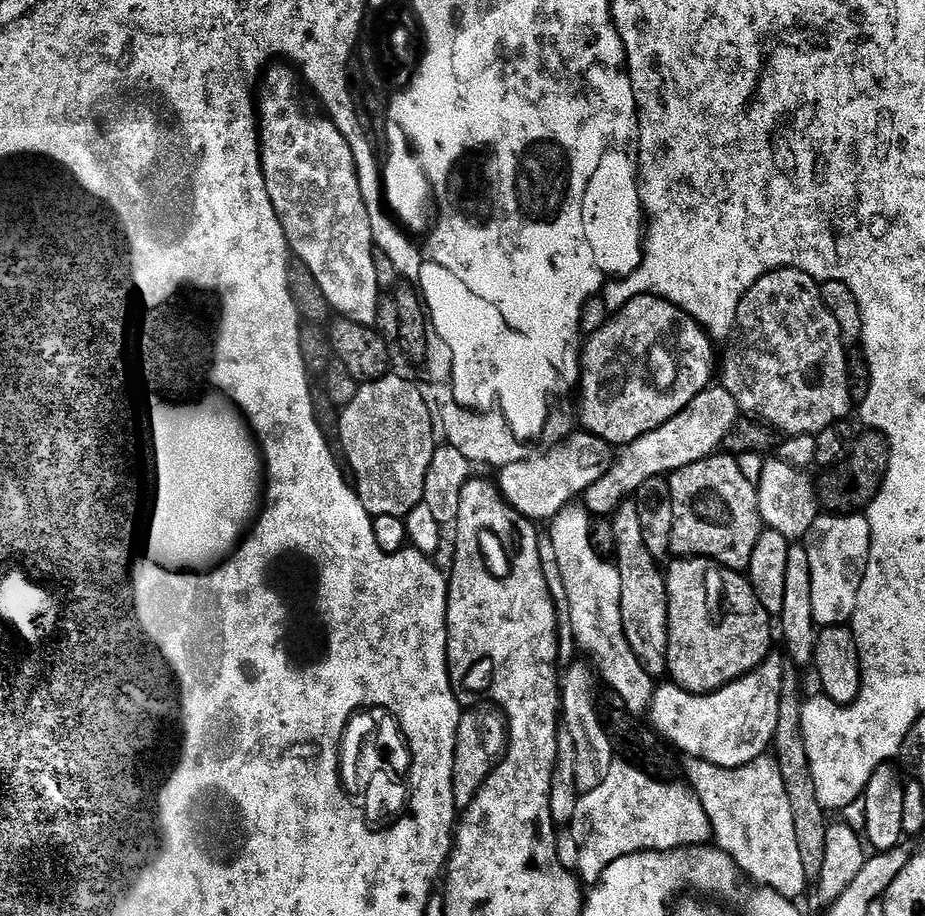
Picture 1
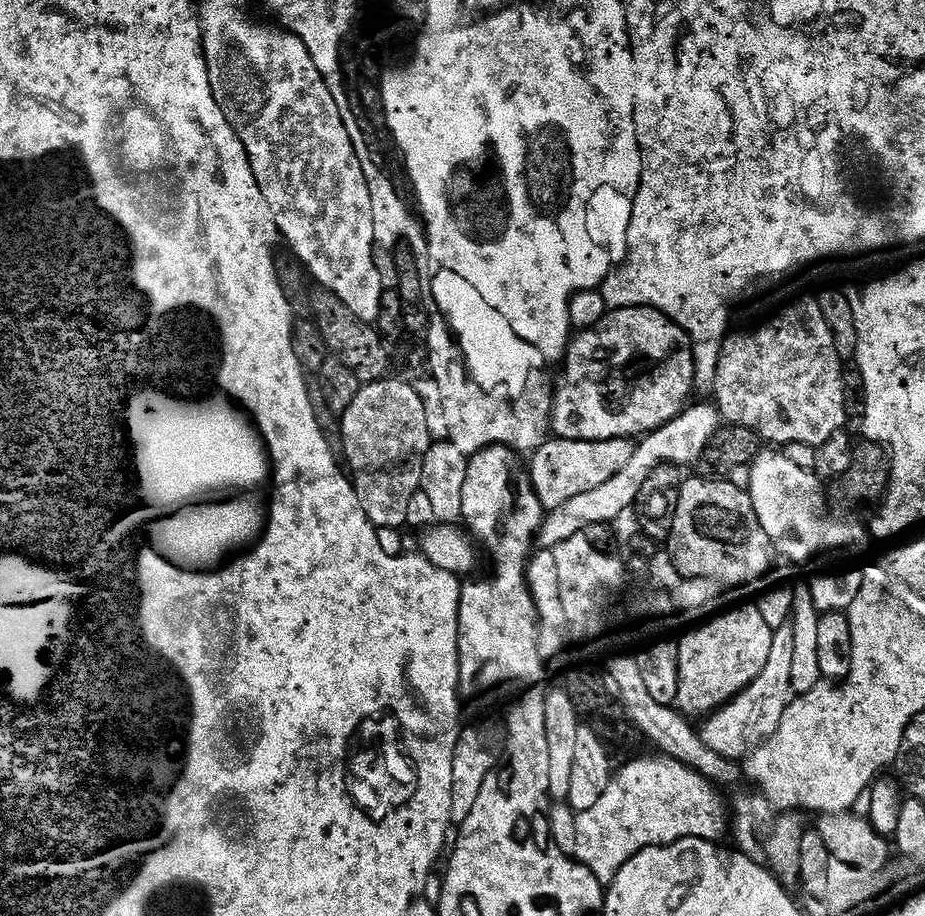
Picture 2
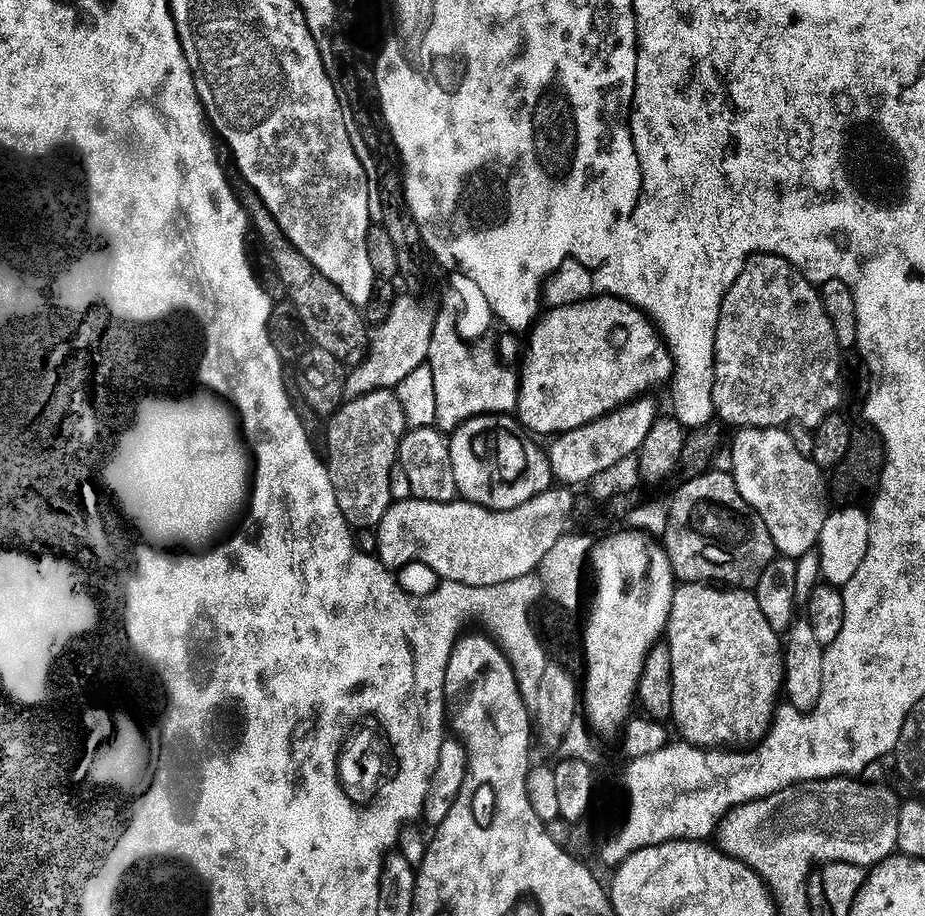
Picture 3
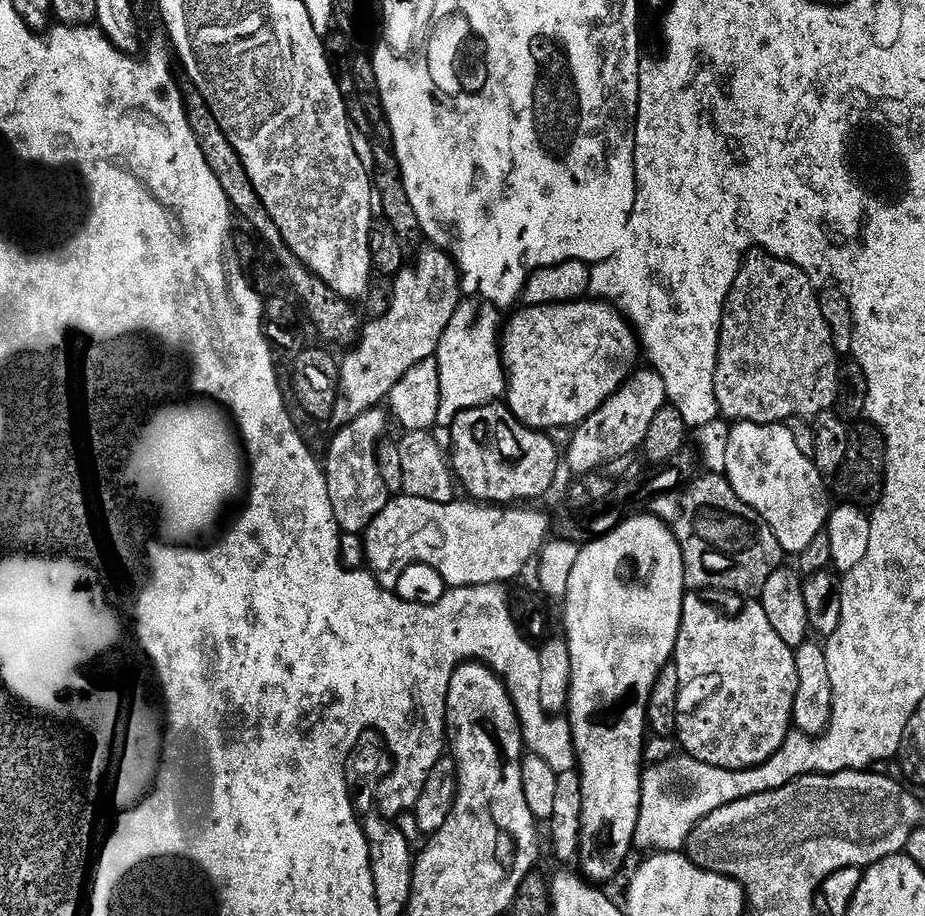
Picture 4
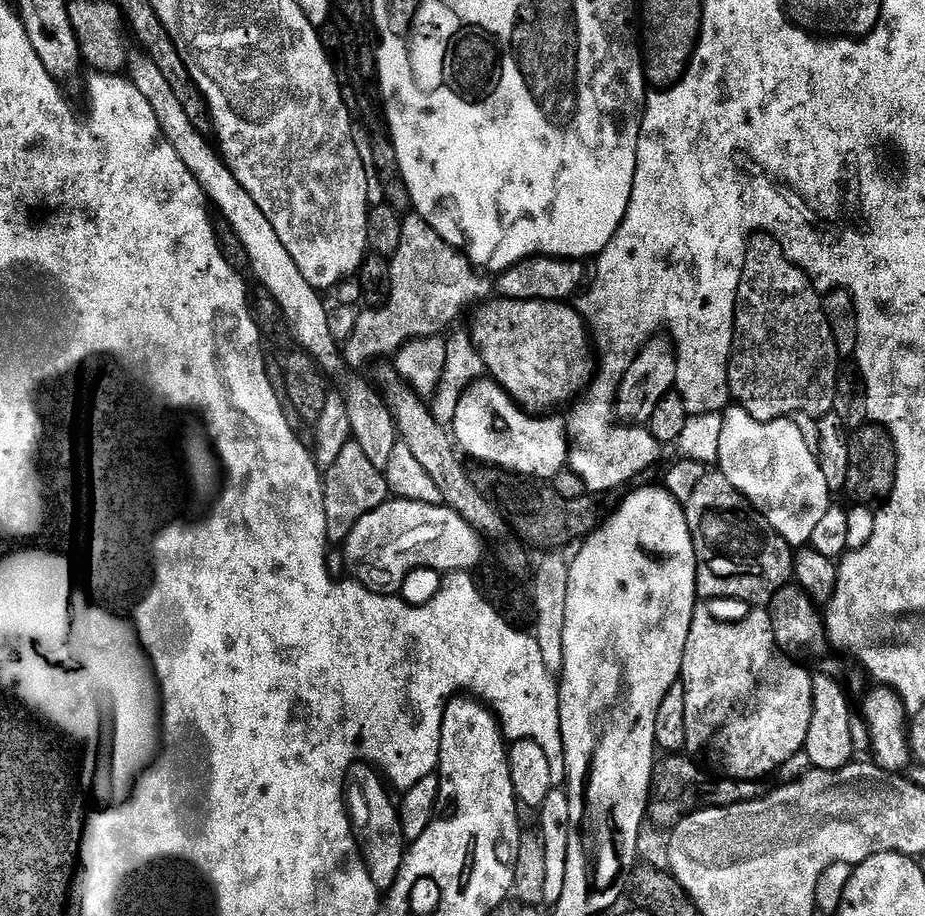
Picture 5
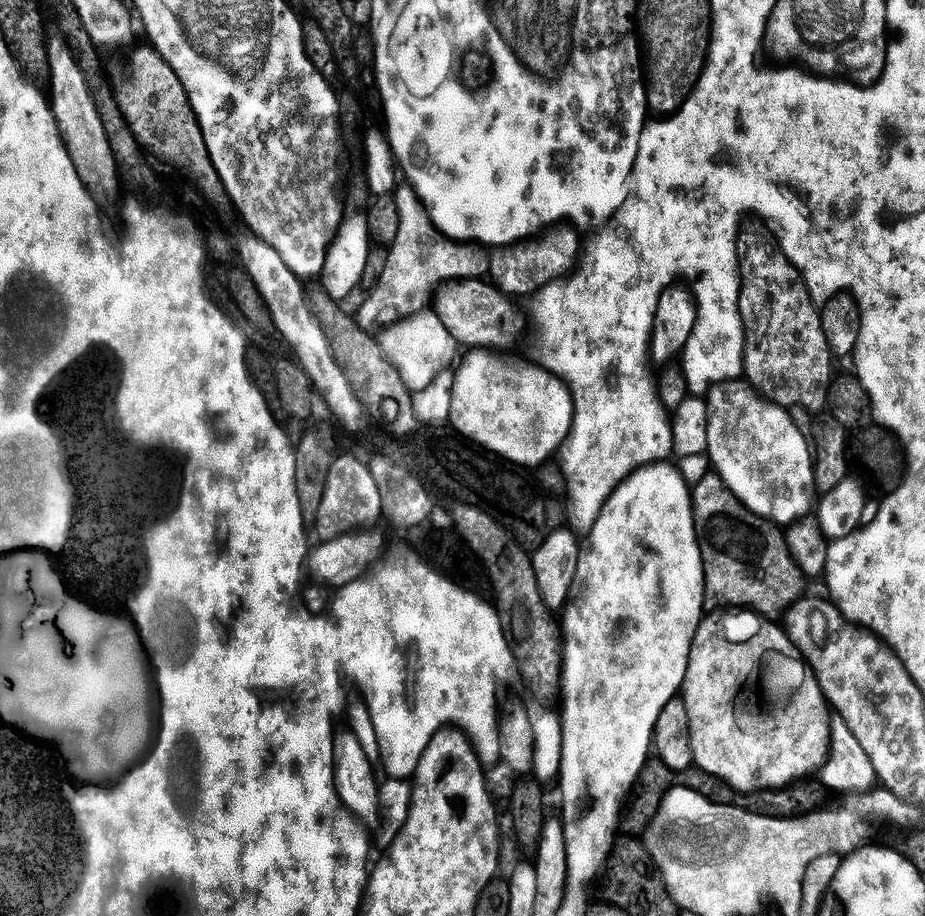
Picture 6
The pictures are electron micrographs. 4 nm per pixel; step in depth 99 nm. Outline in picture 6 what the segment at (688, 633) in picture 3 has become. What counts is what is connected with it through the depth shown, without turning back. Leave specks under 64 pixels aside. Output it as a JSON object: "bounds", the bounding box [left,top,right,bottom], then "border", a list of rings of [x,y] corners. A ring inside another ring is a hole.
{"bounds":[682,610,833,792],"border":[[[728,610],[723,614],[708,614],[700,621],[696,637],[692,643],[690,662],[686,670],[682,699],[686,710],[690,714],[690,730],[692,731],[692,758],[697,769],[706,774],[722,779],[729,786],[740,792],[762,791],[764,789],[779,789],[792,785],[797,781],[819,773],[824,763],[828,760],[830,748],[830,734],[832,733],[833,713],[830,711],[828,699],[824,697],[822,686],[813,674],[803,656],[800,655],[787,631],[779,623],[765,618],[758,612],[751,610]]]}

